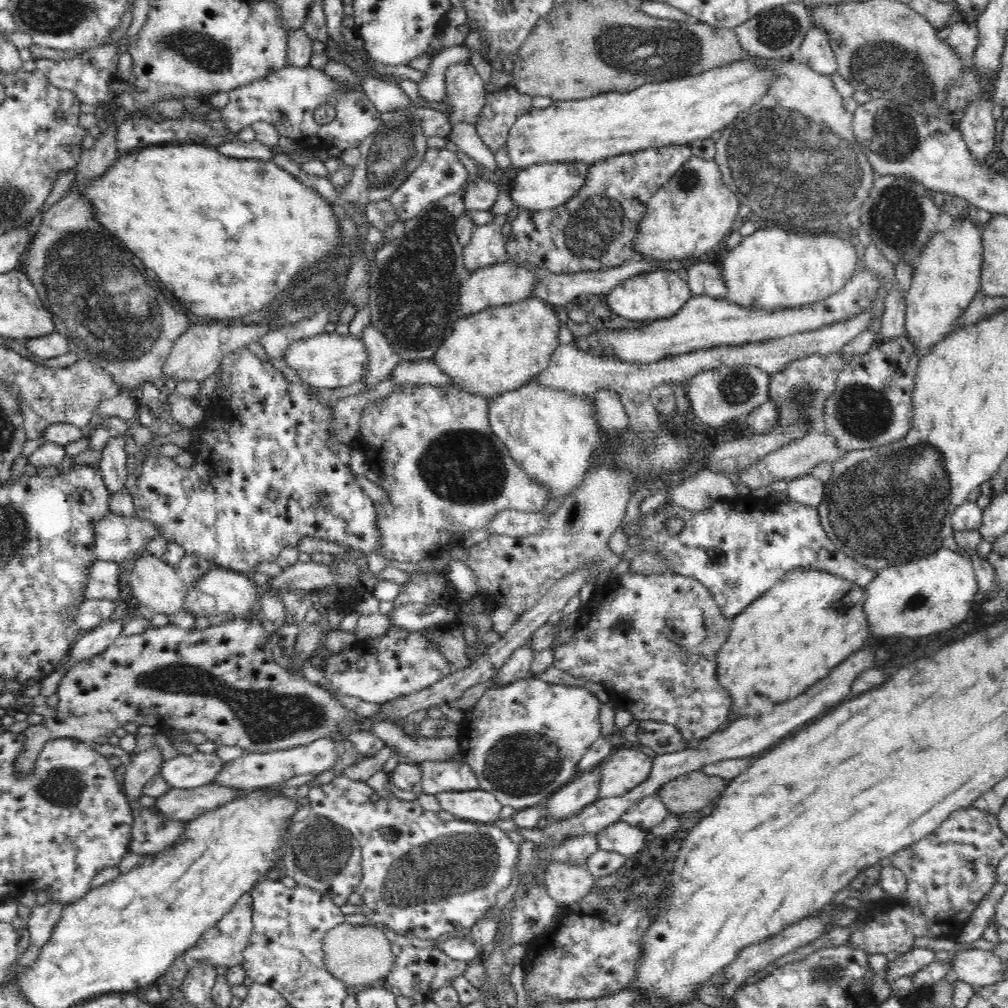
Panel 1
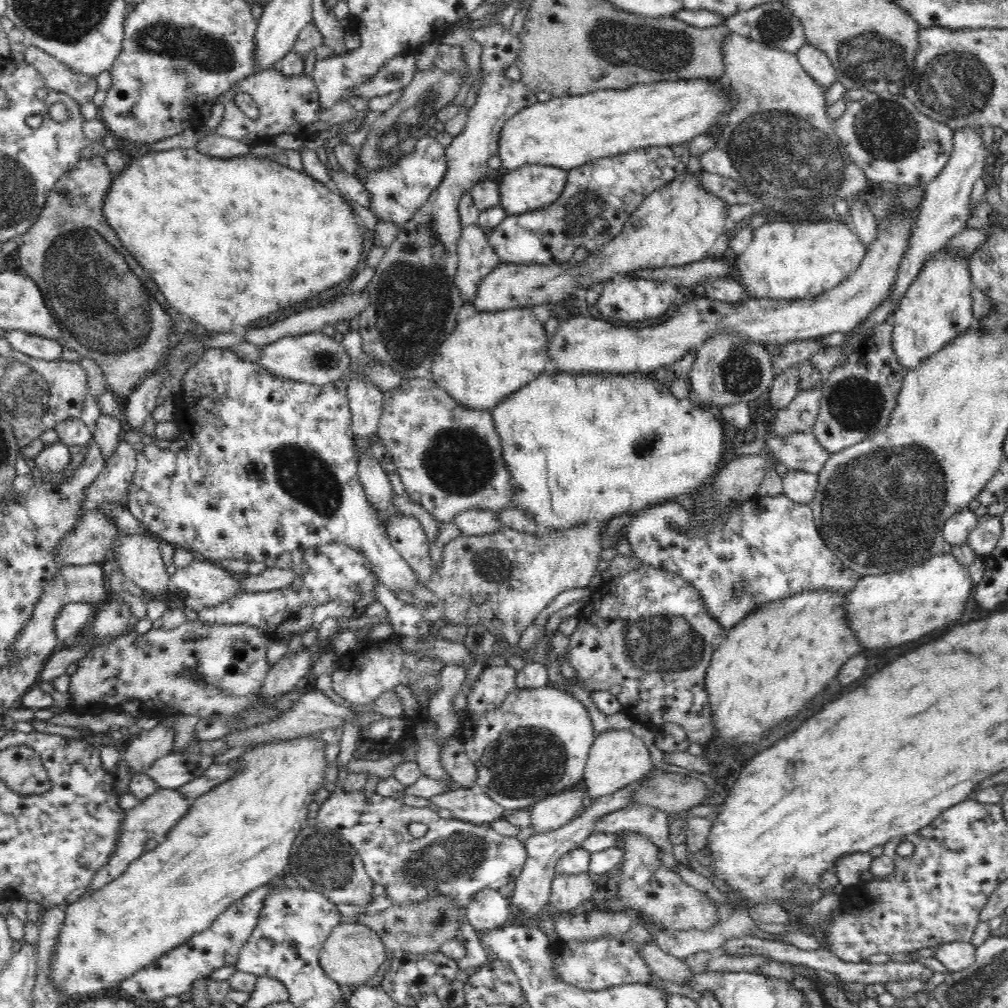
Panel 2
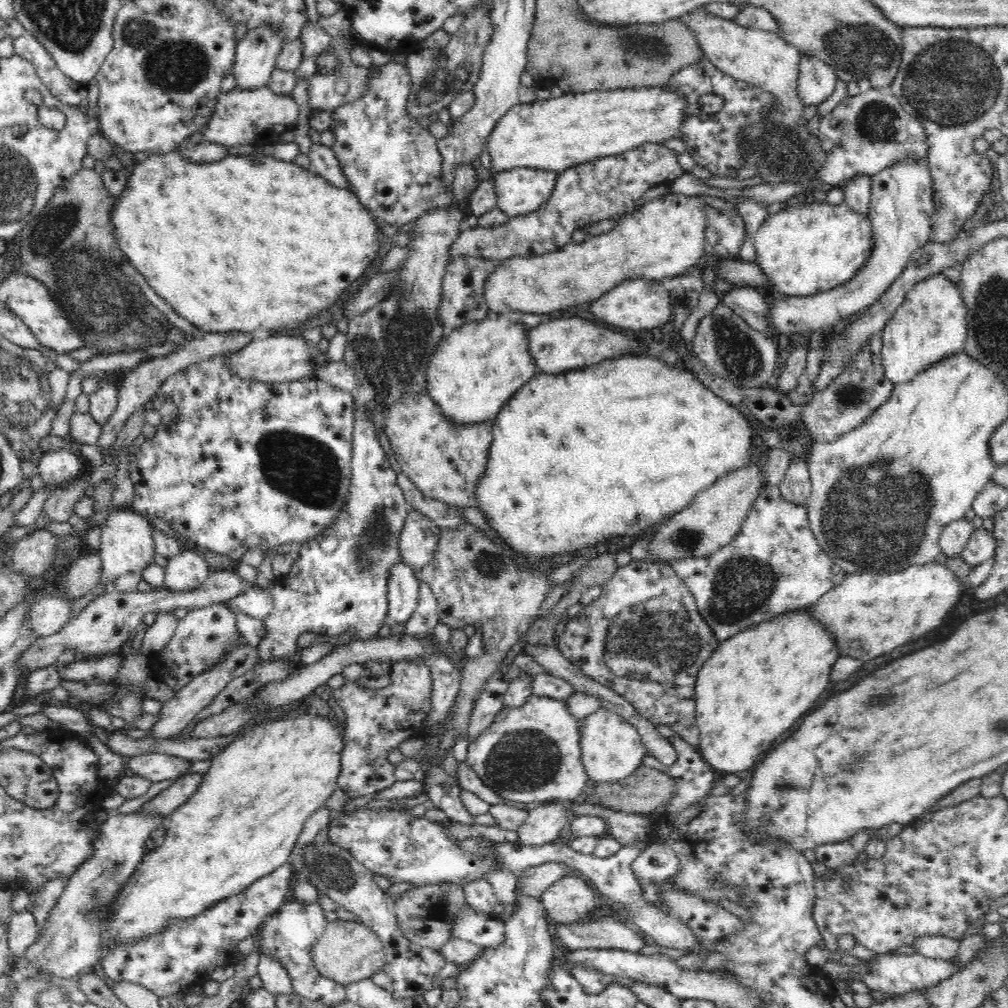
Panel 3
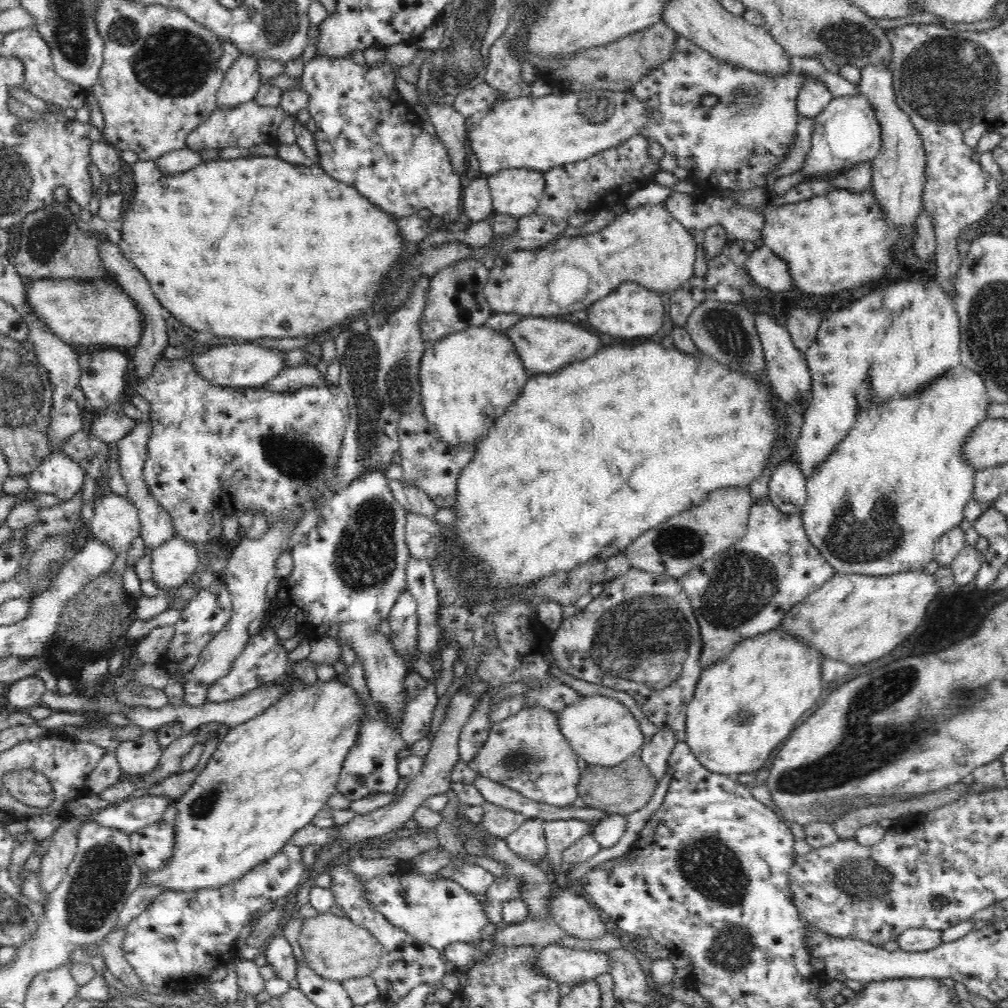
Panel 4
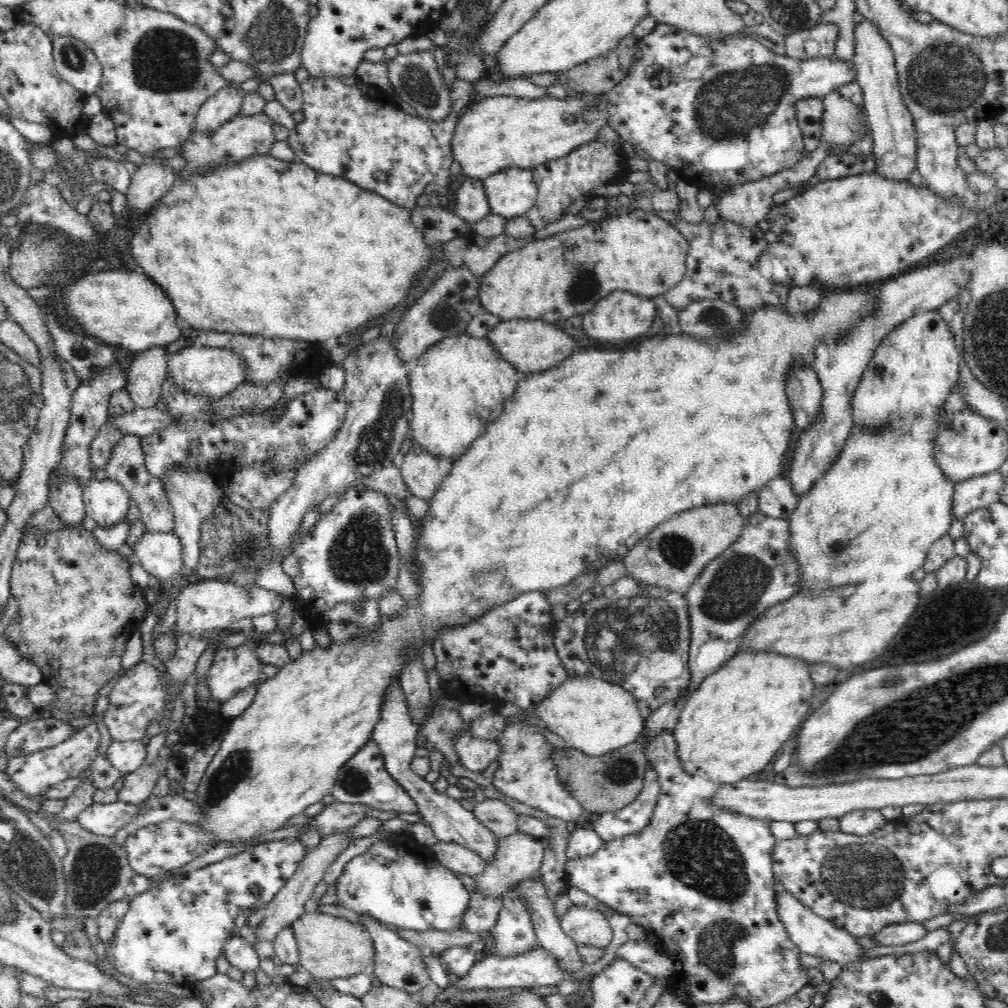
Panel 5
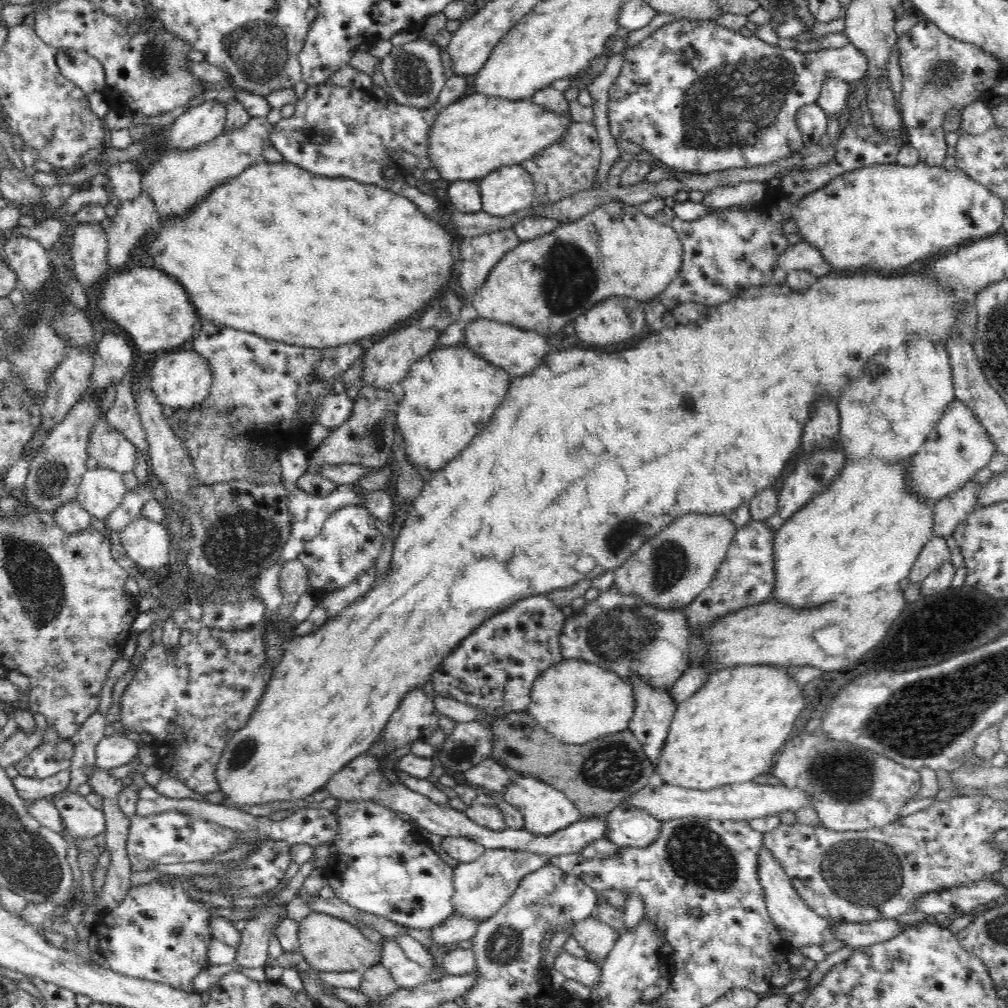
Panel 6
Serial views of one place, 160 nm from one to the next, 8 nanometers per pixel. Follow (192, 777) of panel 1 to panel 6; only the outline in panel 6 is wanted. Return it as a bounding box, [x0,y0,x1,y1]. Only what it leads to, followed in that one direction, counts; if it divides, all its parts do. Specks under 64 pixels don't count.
[96,734,137,770]

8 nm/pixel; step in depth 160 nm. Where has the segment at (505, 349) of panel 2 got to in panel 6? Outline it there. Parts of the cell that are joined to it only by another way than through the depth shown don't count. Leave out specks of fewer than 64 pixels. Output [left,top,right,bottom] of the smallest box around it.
[398,342,512,471]

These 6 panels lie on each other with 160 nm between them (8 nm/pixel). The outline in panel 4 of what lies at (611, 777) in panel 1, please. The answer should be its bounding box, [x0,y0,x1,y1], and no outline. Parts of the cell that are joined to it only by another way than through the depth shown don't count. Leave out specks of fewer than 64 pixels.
[559,696,643,768]

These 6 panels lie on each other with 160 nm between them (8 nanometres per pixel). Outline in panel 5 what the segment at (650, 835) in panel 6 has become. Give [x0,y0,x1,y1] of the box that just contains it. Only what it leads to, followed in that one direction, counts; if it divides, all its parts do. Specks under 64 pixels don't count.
[591,758,661,842]

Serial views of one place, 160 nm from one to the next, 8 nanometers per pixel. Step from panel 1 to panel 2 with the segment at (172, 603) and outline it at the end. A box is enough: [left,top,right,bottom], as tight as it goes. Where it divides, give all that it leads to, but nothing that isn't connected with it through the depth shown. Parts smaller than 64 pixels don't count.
[114,535,172,598]

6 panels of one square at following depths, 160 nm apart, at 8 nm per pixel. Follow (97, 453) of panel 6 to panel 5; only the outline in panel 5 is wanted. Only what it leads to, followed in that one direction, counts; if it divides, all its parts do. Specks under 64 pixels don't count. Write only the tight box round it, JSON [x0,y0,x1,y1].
[105,435,175,534]

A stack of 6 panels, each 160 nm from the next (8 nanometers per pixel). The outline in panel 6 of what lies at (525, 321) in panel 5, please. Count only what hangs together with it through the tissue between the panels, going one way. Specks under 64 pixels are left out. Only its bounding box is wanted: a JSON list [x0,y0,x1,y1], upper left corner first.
[465,317,551,379]

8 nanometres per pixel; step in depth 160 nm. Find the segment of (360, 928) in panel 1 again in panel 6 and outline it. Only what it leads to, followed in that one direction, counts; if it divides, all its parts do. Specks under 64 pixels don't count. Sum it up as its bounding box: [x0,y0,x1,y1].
[298,911,377,972]

